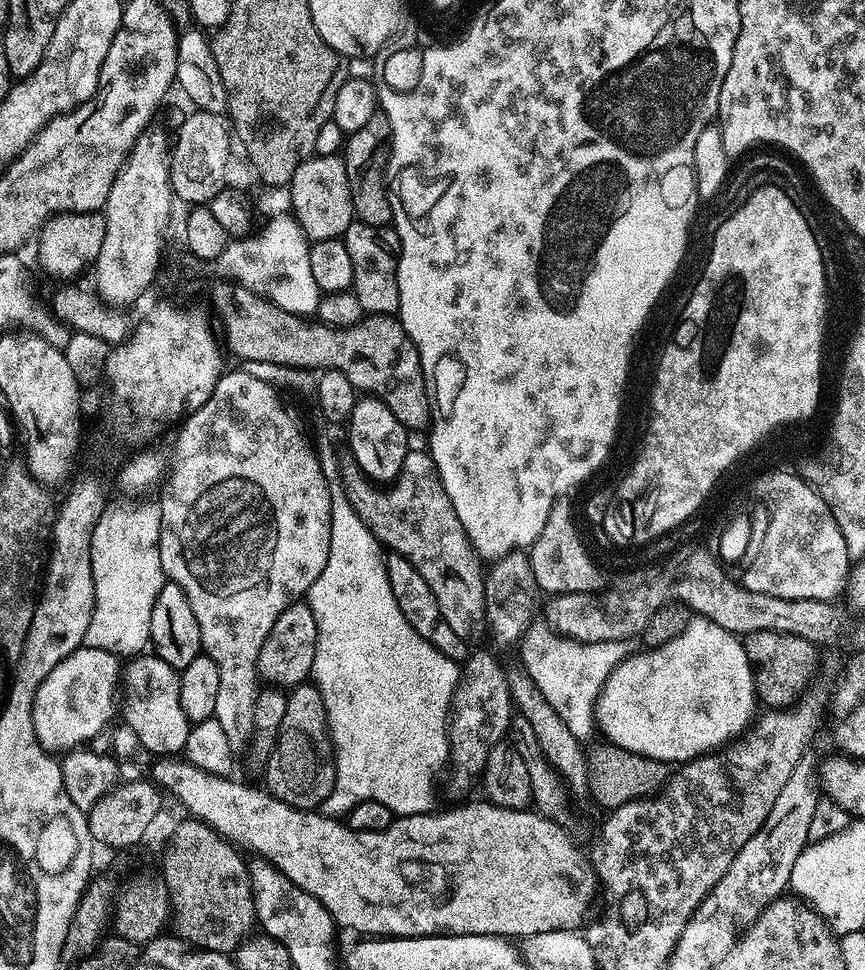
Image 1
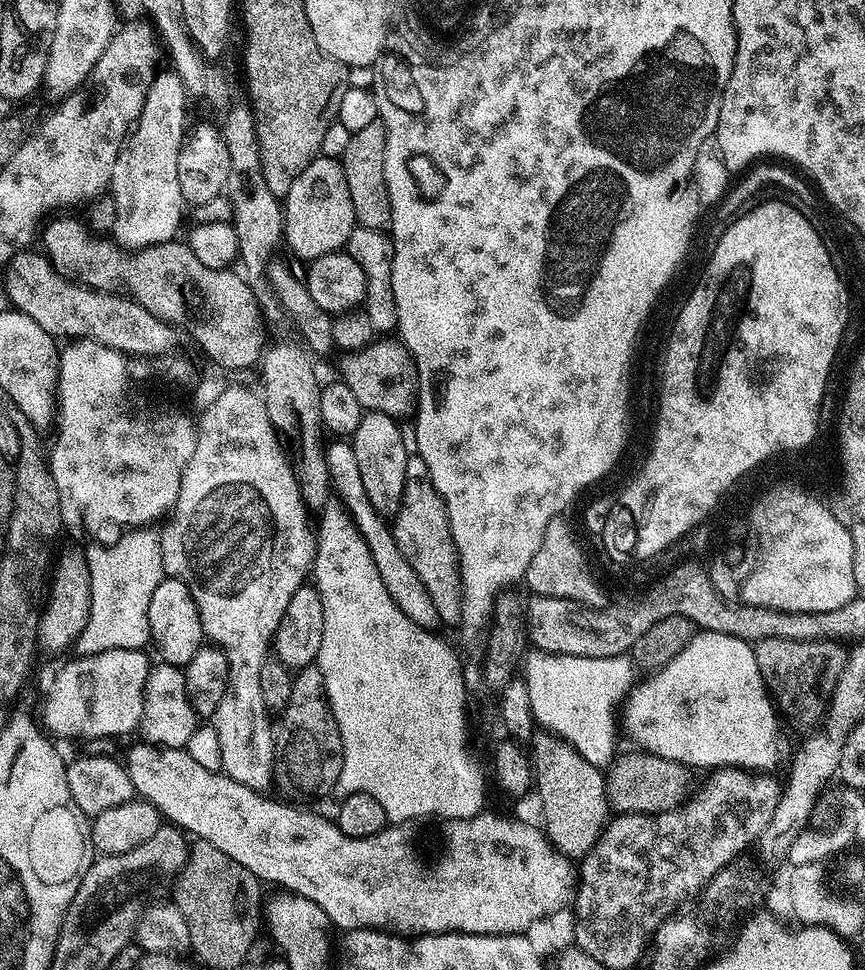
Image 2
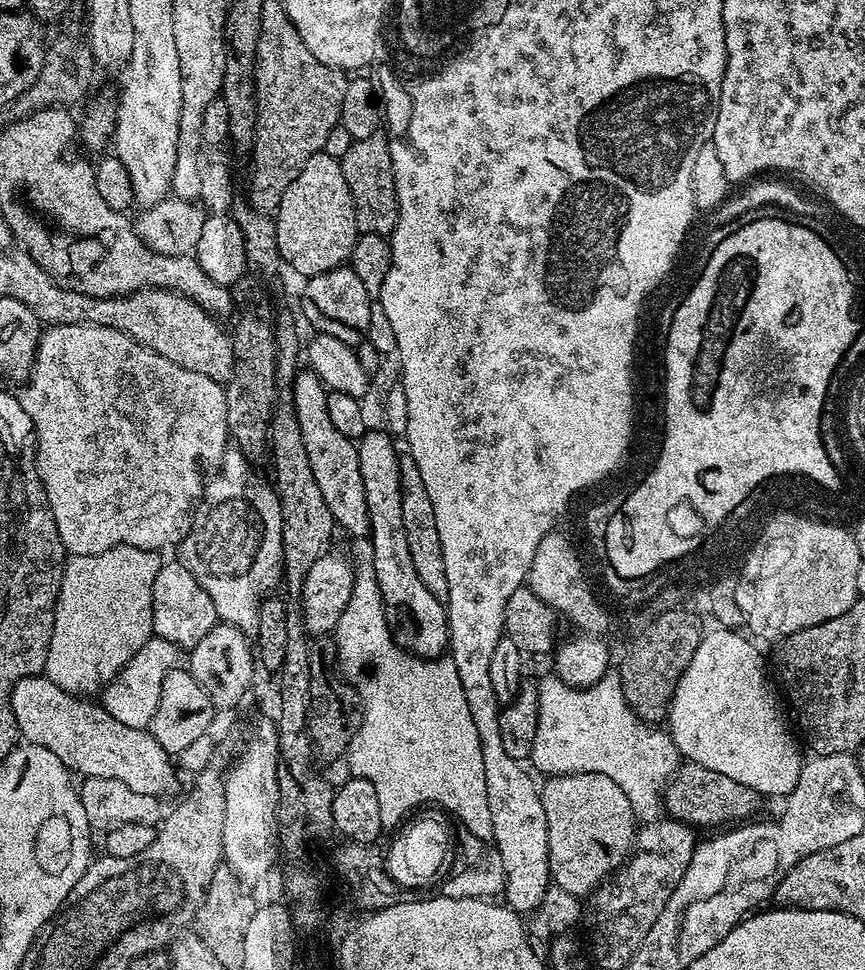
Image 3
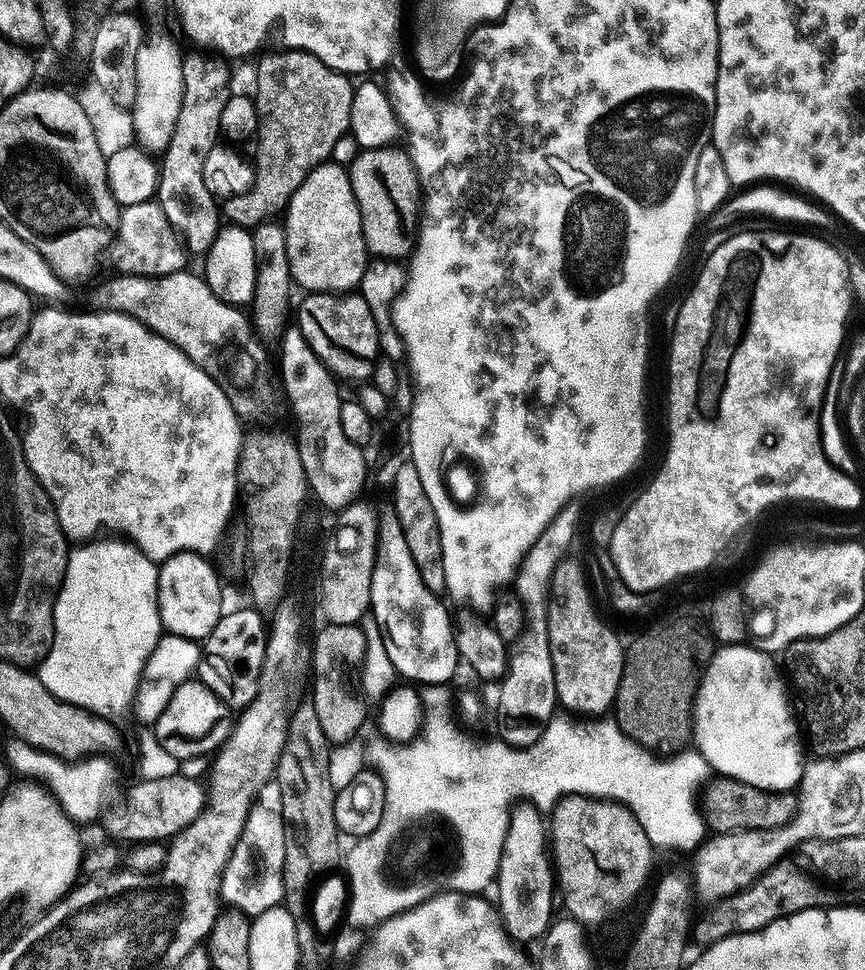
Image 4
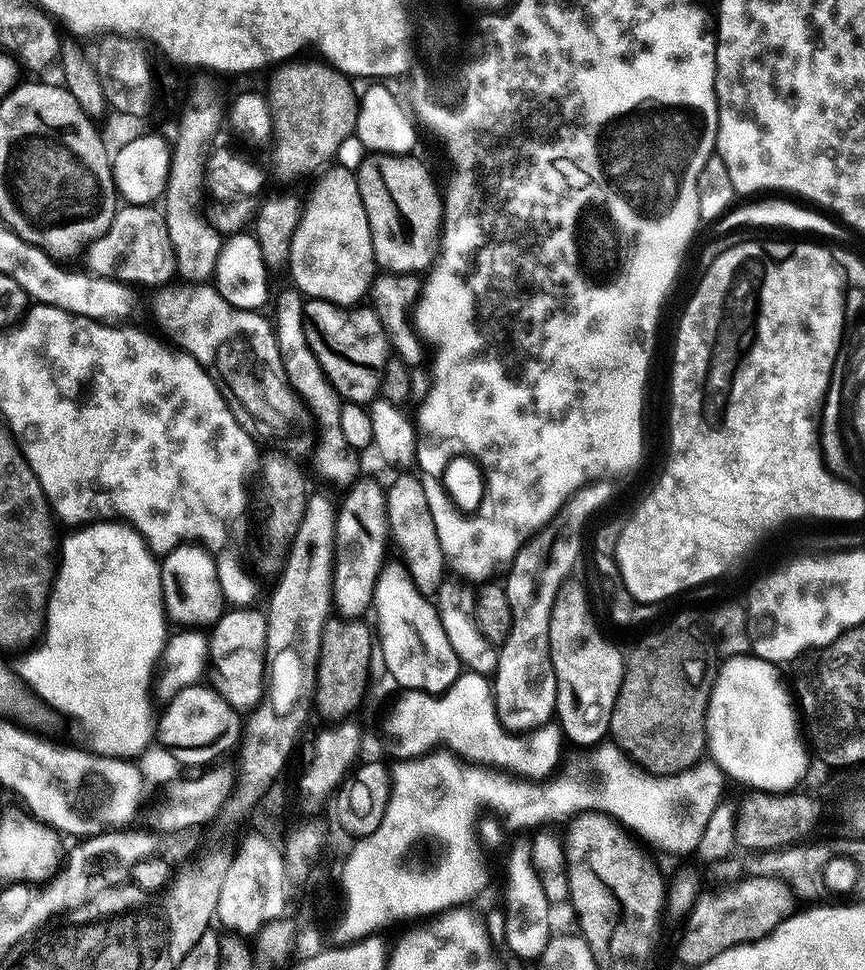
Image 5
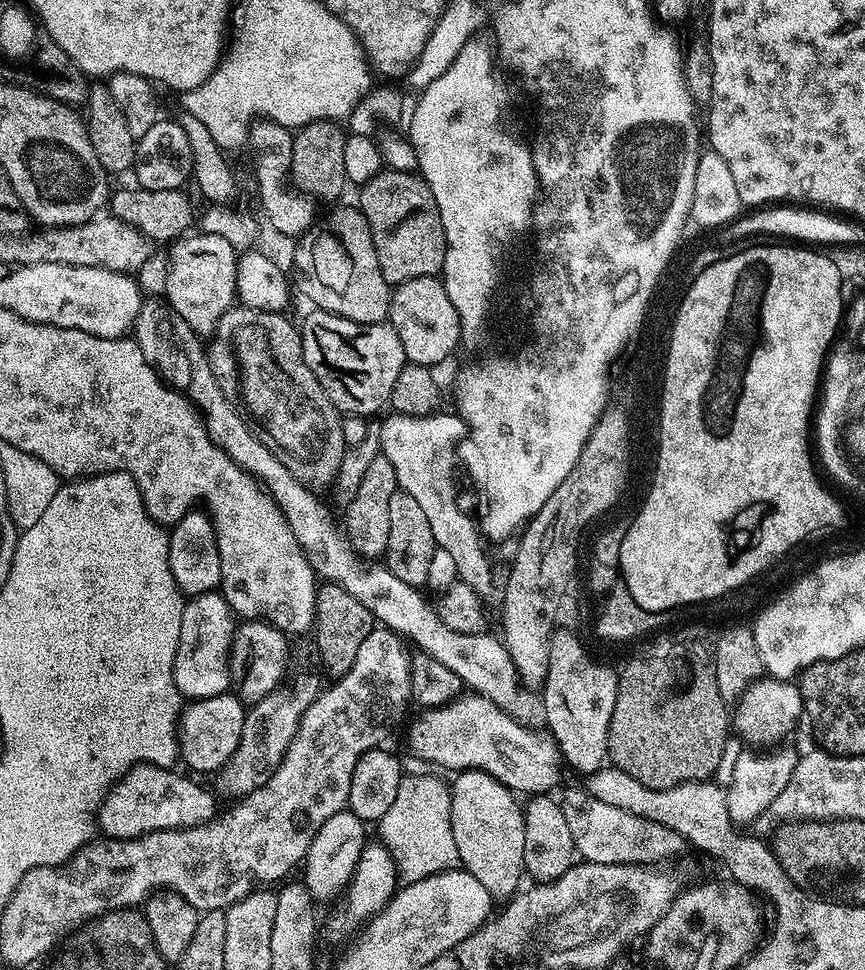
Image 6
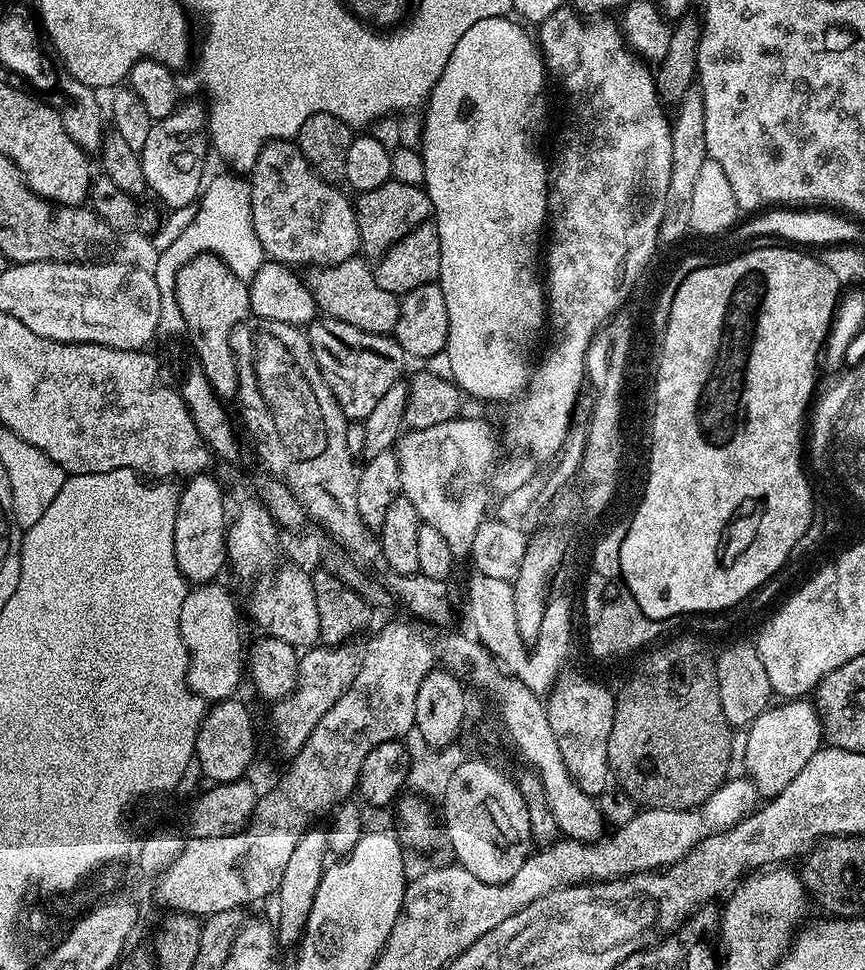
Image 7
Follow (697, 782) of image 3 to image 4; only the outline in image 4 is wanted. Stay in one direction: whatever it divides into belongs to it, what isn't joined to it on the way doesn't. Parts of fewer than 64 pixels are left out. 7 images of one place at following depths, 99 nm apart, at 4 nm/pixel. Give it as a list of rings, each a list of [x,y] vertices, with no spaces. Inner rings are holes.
[[[717,775],[703,785],[698,807],[705,825],[716,834],[738,832],[746,828],[770,830],[781,828],[783,824],[792,821],[792,816],[796,813],[796,796],[791,791],[765,792],[763,788],[755,788],[741,780]]]

